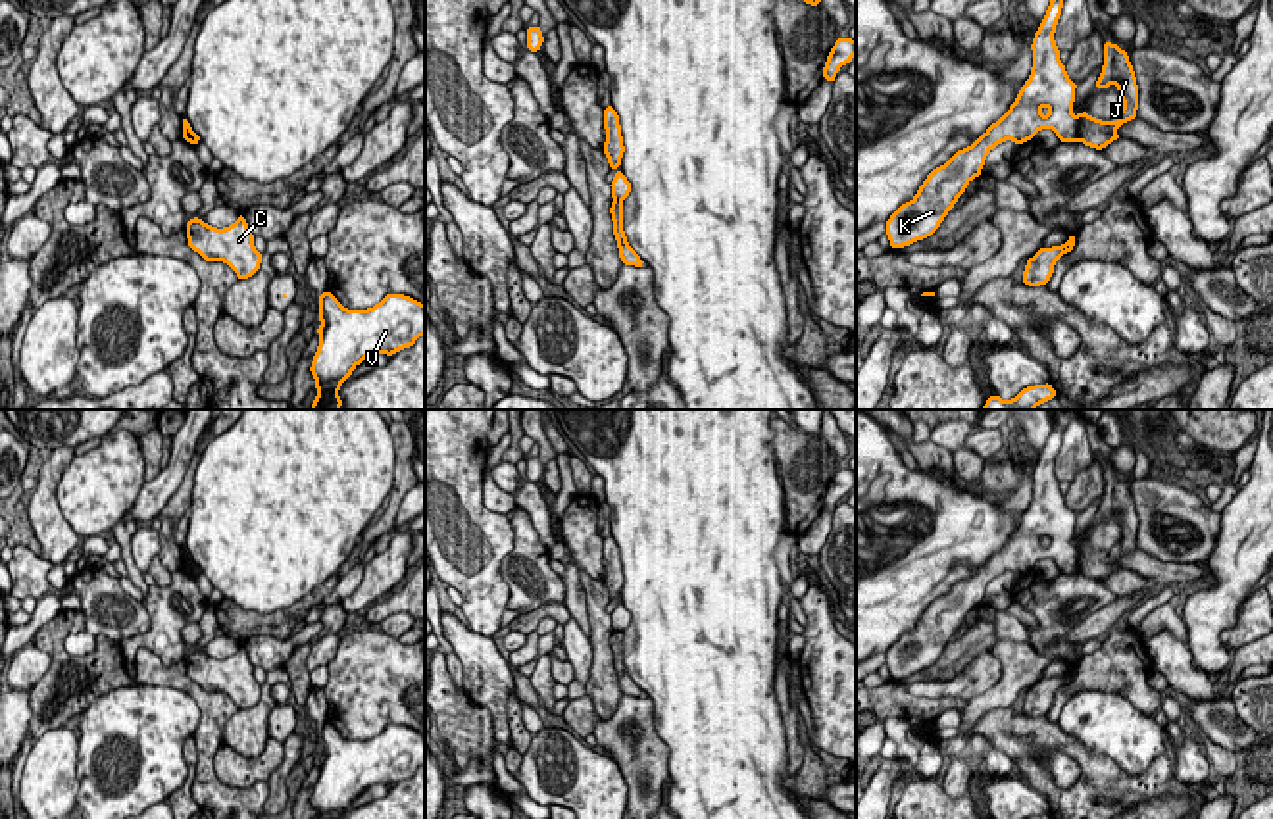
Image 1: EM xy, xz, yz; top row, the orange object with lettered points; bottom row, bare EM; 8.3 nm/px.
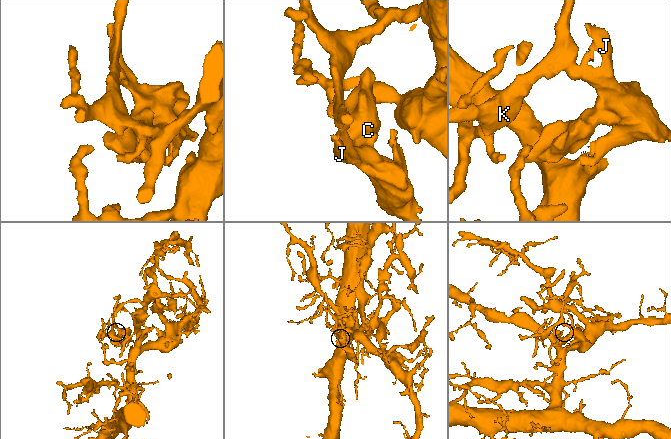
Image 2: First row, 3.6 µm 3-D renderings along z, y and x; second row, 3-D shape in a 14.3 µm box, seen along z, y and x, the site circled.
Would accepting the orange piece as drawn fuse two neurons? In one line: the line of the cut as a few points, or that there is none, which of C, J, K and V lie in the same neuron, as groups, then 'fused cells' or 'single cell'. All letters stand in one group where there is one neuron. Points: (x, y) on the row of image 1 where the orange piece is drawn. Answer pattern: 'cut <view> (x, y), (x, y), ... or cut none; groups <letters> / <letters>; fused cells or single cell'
cut yz (1079, 118), (1077, 139); groups C J / K V; fused cells

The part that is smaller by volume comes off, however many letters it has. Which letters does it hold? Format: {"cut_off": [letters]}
{"cut_off": ["C", "J"]}

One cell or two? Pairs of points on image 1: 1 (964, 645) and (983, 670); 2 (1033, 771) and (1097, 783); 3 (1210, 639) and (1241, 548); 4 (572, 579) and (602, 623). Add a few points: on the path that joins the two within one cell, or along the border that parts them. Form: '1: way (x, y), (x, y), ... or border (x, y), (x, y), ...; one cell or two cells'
1: border (991, 650), (975, 656), (958, 673), (935, 679); two cells
2: way (1048, 787), (1058, 796), (1081, 796); one cell
3: way (1210, 616), (1227, 596), (1235, 571); one cell
4: border (577, 568), (581, 589), (587, 596), (589, 637); two cells

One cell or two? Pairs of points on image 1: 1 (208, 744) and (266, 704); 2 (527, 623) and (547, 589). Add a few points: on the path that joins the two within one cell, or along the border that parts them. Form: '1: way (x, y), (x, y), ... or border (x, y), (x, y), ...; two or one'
1: border (239, 710), (225, 725), (222, 744); two
2: border (562, 600), (550, 600), (522, 614); two

